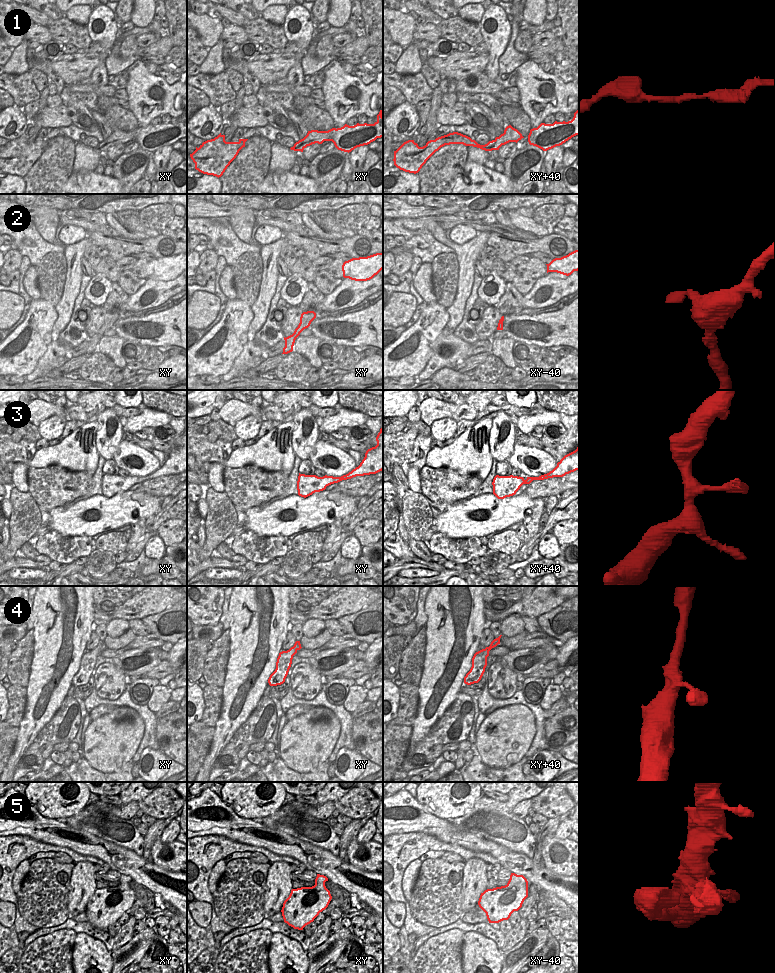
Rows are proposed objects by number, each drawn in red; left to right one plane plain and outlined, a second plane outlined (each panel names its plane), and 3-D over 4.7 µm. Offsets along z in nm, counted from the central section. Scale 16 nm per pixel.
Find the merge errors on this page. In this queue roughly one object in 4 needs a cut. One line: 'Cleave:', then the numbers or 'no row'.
Cleave: no row

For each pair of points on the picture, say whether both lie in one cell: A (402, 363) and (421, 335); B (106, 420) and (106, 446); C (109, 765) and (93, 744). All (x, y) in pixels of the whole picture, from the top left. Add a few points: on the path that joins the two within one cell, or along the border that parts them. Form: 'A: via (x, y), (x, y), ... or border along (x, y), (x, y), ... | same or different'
A: via (409, 356), (417, 348), (419, 342) | same
B: via (106, 426), (106, 440) | same
C: via (109, 760), (98, 749) | same

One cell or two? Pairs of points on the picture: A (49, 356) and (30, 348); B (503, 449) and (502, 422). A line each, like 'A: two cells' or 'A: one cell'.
A: two cells
B: one cell

